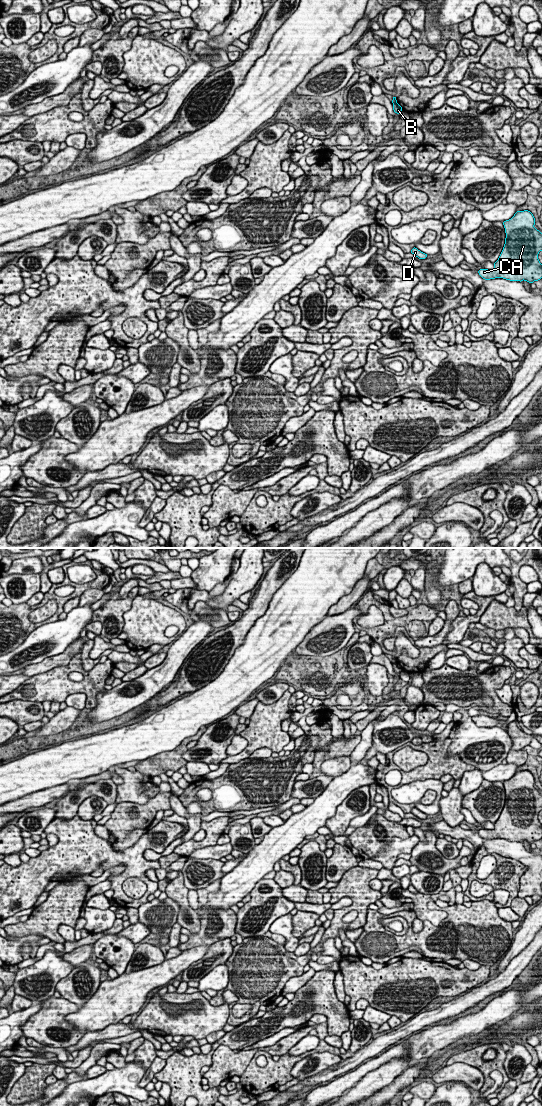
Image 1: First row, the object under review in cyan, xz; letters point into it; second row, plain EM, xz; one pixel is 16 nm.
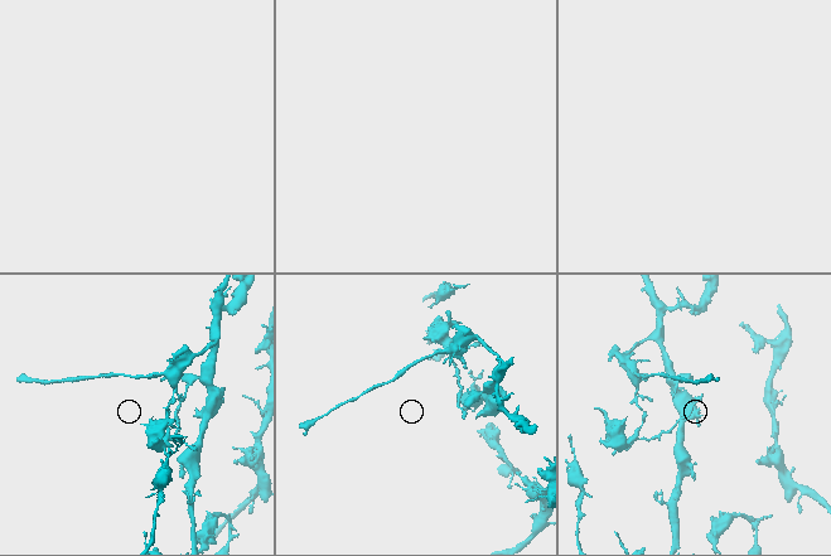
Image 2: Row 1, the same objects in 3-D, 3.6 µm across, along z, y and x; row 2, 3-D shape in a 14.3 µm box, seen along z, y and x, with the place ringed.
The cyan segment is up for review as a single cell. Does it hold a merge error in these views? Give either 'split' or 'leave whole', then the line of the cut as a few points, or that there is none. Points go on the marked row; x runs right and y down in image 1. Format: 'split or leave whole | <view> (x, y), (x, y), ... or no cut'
split | xz (396, 101), (393, 103)

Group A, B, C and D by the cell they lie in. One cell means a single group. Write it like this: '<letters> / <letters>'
A C / B D

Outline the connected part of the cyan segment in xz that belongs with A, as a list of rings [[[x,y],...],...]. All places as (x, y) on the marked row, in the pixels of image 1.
[[[517,211],[514,216],[503,222],[506,238],[503,250],[494,263],[494,268],[491,270],[480,269],[479,275],[485,279],[503,278],[510,281],[527,281],[533,283],[542,278],[542,264],[538,259],[538,254],[542,251],[542,233],[537,230],[535,218],[528,211]]]

